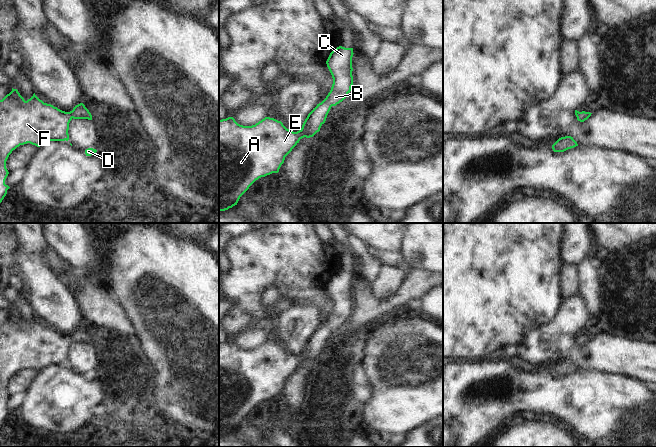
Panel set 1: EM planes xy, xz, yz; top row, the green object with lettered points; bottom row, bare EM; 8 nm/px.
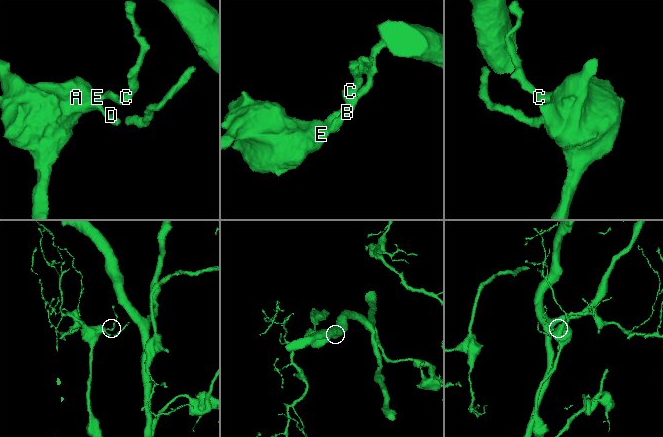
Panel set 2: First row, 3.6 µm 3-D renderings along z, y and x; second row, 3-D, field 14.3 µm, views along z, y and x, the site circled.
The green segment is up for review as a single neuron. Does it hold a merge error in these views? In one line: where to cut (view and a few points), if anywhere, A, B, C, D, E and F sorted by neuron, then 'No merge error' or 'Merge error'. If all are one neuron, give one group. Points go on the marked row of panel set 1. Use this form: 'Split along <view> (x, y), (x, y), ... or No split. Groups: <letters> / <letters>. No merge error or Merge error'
No split. Groups: A B C D E F. No merge error.

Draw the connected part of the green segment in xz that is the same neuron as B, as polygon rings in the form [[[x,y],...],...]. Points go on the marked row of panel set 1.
[[[342,46],[333,50],[327,61],[333,84],[326,98],[308,114],[302,128],[293,132],[281,121],[265,117],[252,126],[238,124],[233,117],[219,120],[219,211],[225,211],[237,205],[240,197],[259,178],[278,173],[285,157],[306,137],[313,137],[325,123],[332,106],[342,102],[350,93],[353,85],[352,57],[353,48]]]

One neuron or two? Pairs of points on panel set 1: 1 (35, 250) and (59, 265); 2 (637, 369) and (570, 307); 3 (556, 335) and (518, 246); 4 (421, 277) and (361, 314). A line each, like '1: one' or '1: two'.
1: two
2: one
3: two
4: one

